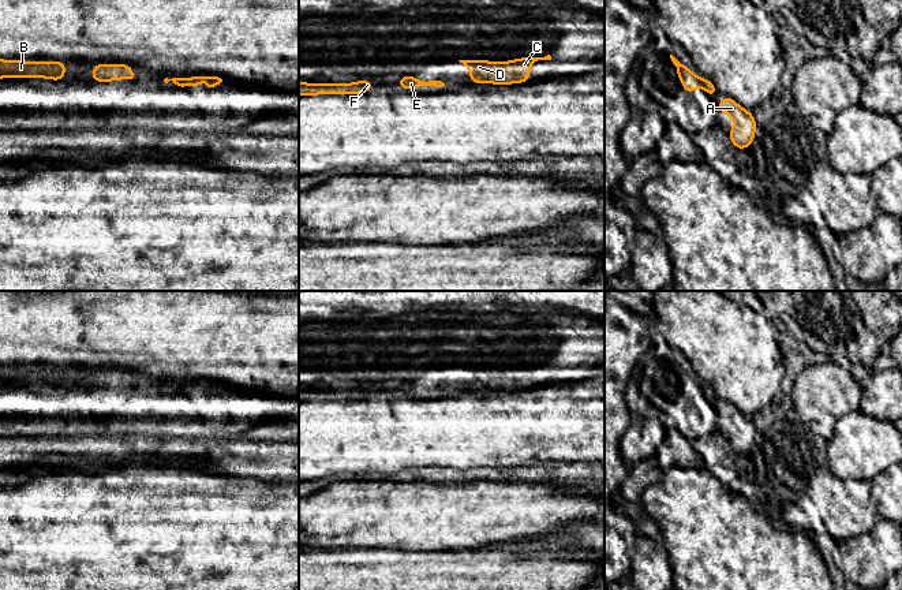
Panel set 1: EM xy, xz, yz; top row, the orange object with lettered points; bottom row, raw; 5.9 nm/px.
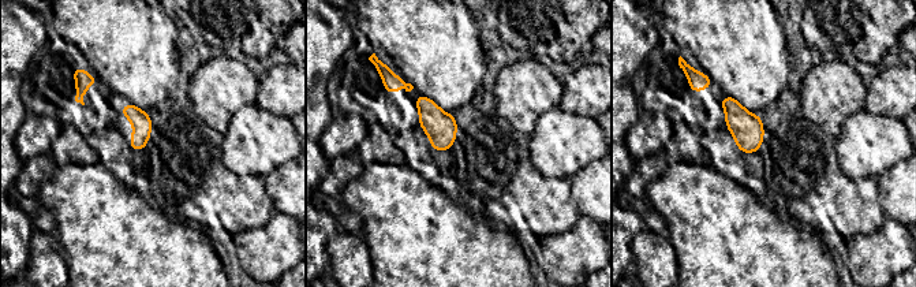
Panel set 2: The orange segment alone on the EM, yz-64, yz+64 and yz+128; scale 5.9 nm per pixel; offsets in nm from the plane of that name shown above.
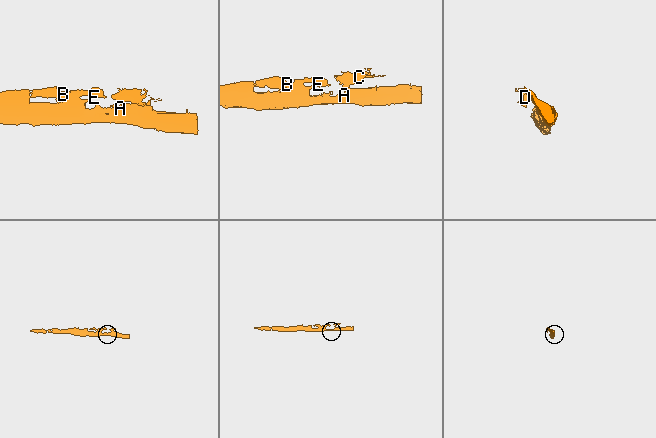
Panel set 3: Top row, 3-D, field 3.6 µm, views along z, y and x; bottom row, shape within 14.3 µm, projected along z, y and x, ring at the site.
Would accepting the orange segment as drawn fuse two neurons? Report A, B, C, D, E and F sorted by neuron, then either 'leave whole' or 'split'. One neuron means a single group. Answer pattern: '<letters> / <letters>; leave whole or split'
A B E F / C D; split

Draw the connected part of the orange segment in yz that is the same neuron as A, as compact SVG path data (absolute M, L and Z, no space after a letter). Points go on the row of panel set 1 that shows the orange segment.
M725 96L723 102L715 102L718 109L727 113L734 120L734 127L730 130L729 137L736 149L749 149L751 142L755 139L756 120L752 112L745 111L731 97Z

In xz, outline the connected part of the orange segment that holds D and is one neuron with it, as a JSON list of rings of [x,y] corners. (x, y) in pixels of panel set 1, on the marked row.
[[[551,56],[544,57],[521,57],[519,60],[509,60],[505,63],[494,63],[486,60],[459,60],[463,63],[469,74],[471,83],[527,83],[529,82],[531,64],[538,60],[551,60]]]

